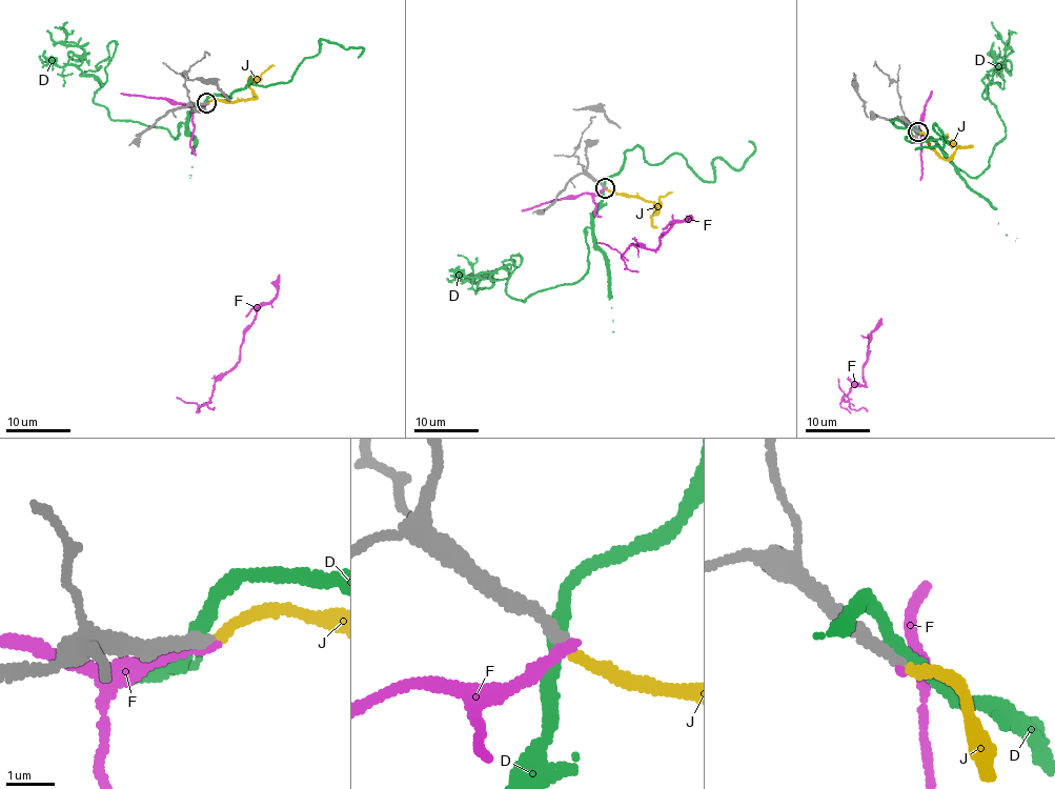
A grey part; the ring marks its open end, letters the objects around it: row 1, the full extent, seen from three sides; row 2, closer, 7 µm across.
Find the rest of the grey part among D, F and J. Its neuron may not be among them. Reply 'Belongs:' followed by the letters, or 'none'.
Belongs: J

